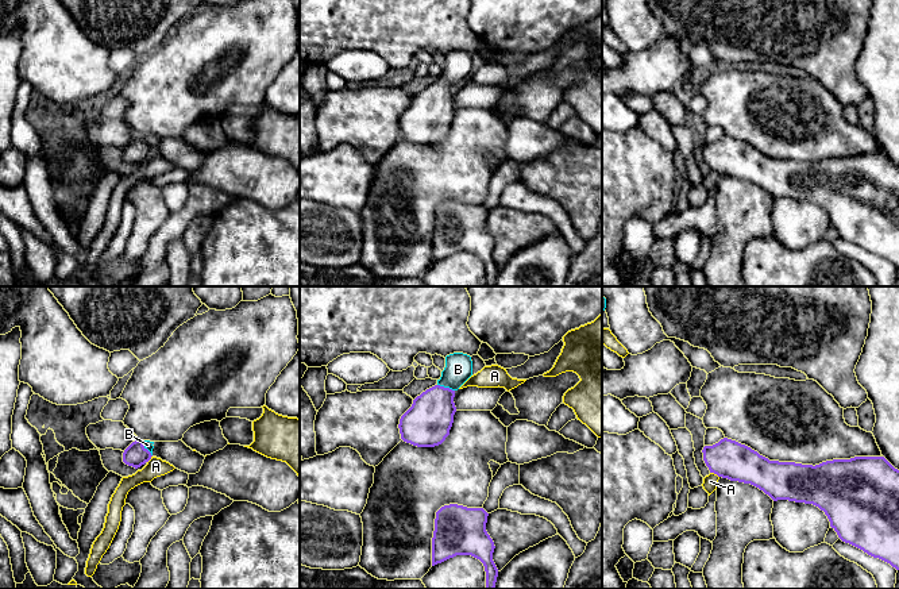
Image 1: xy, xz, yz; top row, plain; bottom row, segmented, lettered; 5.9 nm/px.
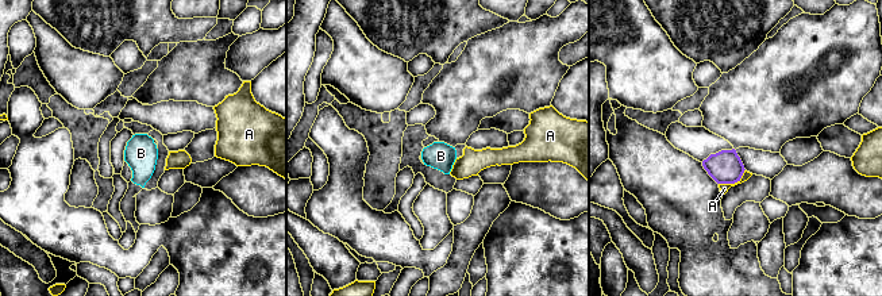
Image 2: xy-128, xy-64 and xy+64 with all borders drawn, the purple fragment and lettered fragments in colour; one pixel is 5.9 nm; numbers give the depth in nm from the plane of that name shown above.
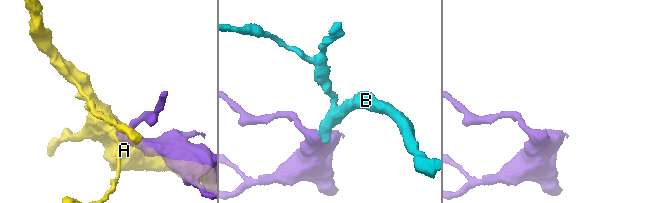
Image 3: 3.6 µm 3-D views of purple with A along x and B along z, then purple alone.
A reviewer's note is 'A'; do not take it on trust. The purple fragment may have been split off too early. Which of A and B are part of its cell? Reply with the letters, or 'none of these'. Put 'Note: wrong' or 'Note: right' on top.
Note: wrong
B

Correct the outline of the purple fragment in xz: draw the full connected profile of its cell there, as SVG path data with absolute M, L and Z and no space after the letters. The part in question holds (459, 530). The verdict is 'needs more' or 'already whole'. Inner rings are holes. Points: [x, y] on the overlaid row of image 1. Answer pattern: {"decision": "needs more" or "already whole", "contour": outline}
{"decision": "already whole", "contour": "M441 507L435 519L432 566L456 555L471 555L485 566L486 589L494 589L498 569L493 561L495 546L486 531L487 516L483 508Z"}

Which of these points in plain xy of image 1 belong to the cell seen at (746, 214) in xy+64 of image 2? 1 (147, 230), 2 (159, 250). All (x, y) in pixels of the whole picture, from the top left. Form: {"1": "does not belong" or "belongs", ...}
{"1": "belongs", "2": "does not belong"}

